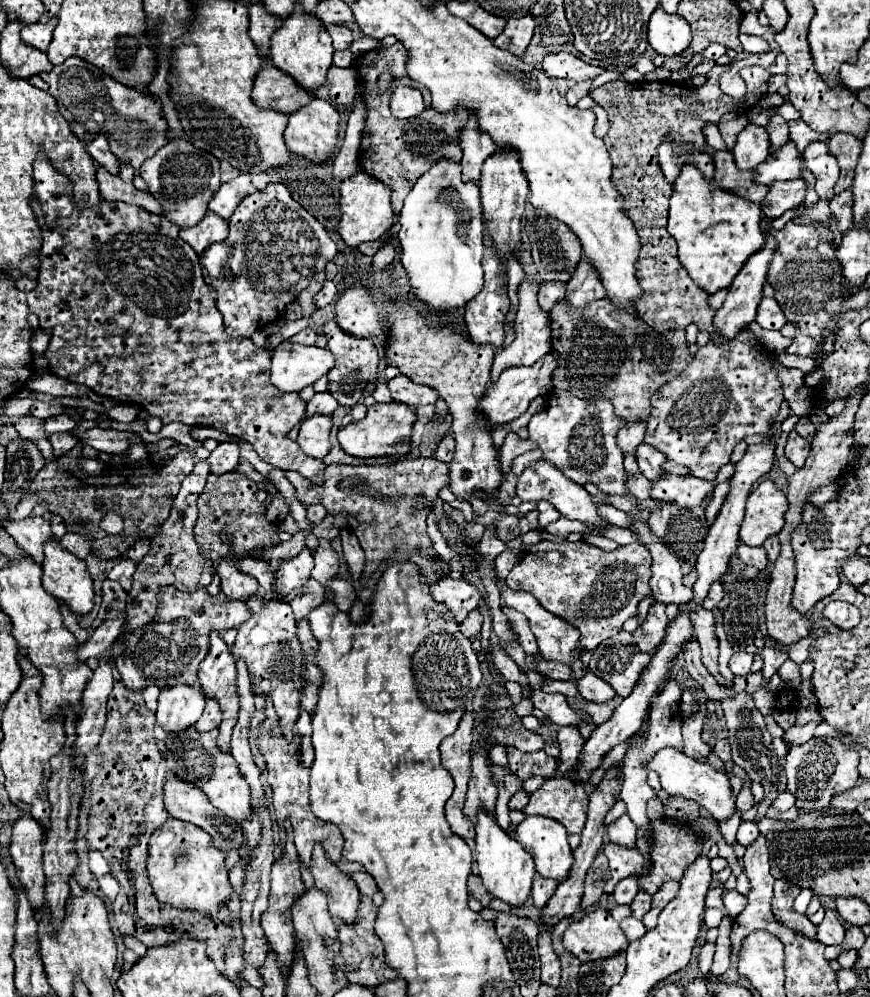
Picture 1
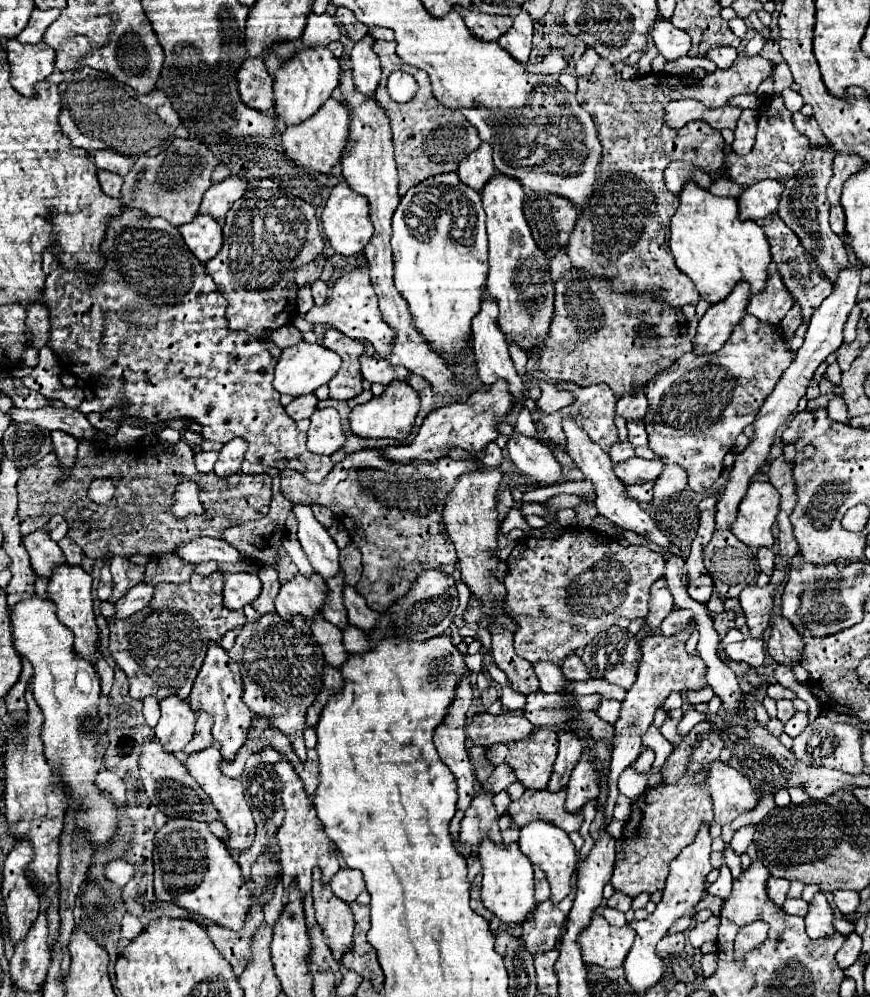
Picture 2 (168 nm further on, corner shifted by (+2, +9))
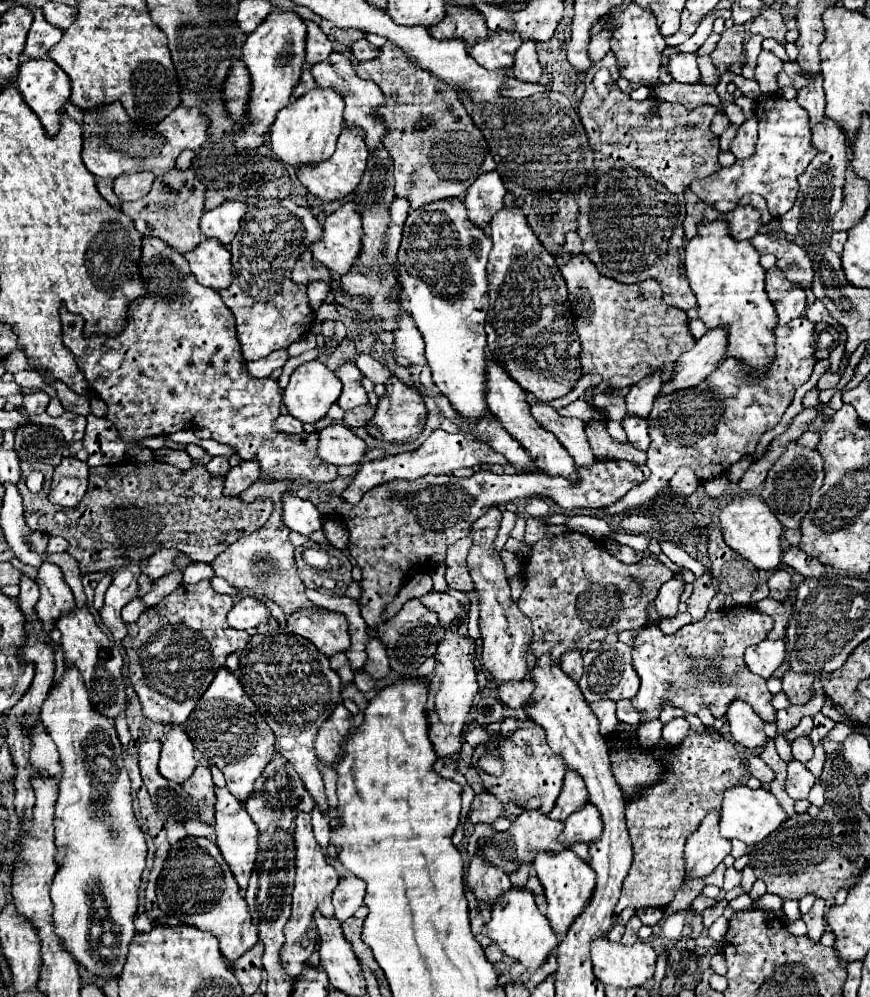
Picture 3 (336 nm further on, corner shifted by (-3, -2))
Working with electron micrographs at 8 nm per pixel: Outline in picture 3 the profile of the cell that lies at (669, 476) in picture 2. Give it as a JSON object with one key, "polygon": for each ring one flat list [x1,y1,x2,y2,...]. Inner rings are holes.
{"polygon":[[684,466,684,468,680,468,680,470,674,474,674,478,670,480,670,486,672,486,672,492,674,492,674,494,688,496,688,494,692,494,692,492,700,486,700,480,698,480,698,476,692,472,692,468]]}

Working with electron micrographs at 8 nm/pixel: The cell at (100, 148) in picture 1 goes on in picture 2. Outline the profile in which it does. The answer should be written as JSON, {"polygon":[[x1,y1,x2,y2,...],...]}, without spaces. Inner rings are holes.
{"polygon":[[99,151,99,153,93,153,93,159,95,159,95,165,99,169,107,169,111,173,117,173,117,175,127,175,127,171,131,169,131,165,135,163,131,157,123,157,115,151]]}

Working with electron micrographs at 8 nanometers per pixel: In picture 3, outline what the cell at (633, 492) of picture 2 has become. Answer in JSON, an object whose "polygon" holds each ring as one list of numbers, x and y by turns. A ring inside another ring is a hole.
{"polygon":[[796,318,790,324,776,326,776,358,764,380,752,378,748,372,744,372,744,366,738,360,726,358,696,388,656,398,648,416,648,432,652,442,646,450,646,466,650,468,650,478,634,486,624,500,604,508,604,512,624,514,626,510,648,504,668,484,680,466,690,466,704,482,728,472,730,466,740,458,754,454,760,436,780,422,782,414,792,404,794,392,808,382,816,366,814,354,818,350,818,340,814,338,814,328,816,324,806,318]]}

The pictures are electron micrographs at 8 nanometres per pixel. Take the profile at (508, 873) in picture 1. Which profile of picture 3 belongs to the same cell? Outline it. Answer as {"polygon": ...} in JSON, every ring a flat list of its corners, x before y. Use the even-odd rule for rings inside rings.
{"polygon":[[510,888,502,896,502,900,494,904,492,918,488,922,488,936,508,958,520,962,526,970,540,968,544,960,548,960,552,950,560,944,560,938,552,932,546,916,538,912,534,896,524,888]]}

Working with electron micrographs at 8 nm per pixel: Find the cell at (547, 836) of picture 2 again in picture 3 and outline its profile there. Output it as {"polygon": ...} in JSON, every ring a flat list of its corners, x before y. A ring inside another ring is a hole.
{"polygon":[[564,850,560,854,550,854,550,852,542,852,536,856,534,860,534,870,538,880,542,882,546,900,548,900,548,912,546,918,550,922,550,928,556,934,566,934,568,928,572,926,572,922,576,920,576,914,582,912,582,908,590,902,594,886,596,886,596,876,594,870,582,862,572,850]]}

